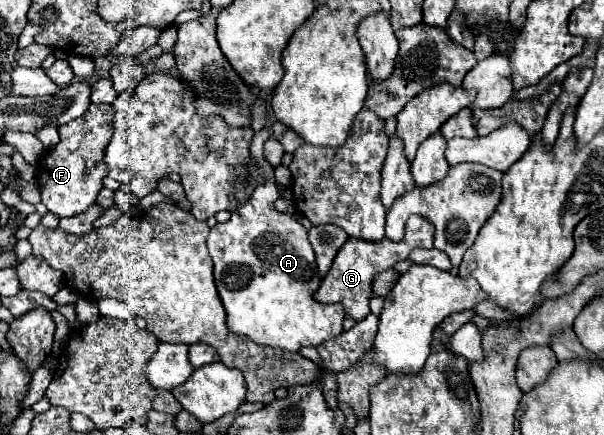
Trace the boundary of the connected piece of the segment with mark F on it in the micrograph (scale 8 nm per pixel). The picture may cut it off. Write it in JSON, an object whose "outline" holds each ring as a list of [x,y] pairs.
{"outline":[[[92,103],[82,117],[58,127],[62,141],[54,149],[46,151],[40,163],[36,165],[36,179],[42,187],[42,203],[56,217],[62,219],[80,215],[96,203],[96,197],[102,191],[102,179],[108,173],[104,163],[104,151],[114,131],[112,117],[112,105]]]}

